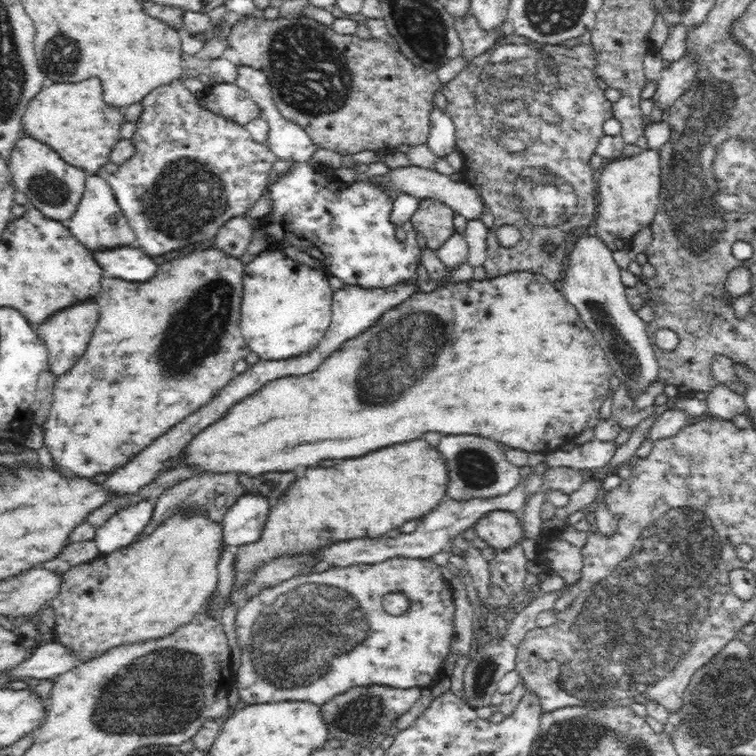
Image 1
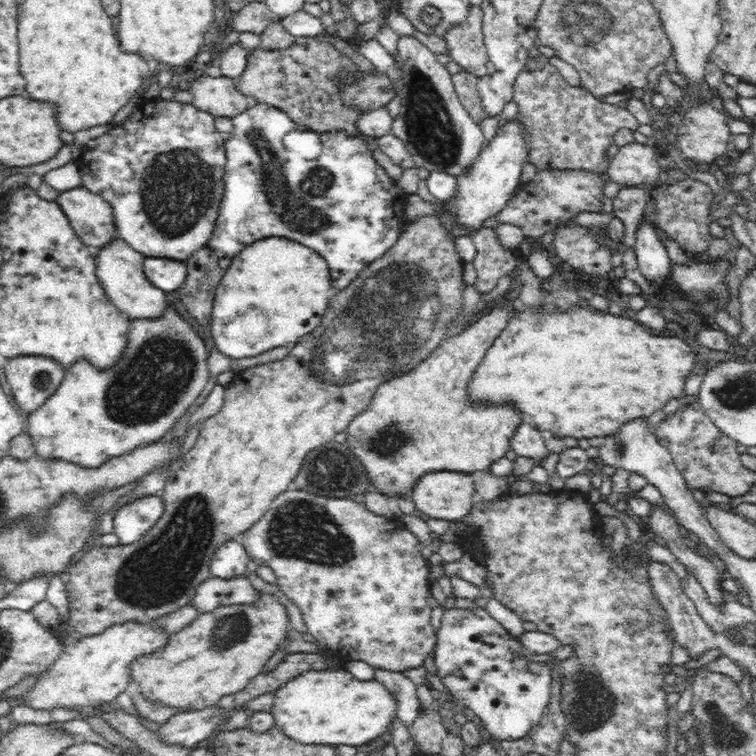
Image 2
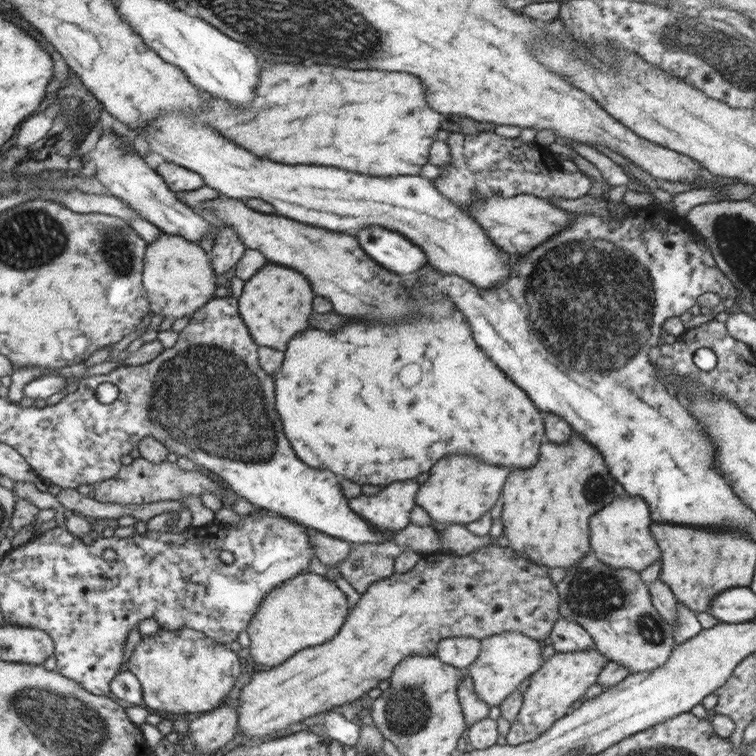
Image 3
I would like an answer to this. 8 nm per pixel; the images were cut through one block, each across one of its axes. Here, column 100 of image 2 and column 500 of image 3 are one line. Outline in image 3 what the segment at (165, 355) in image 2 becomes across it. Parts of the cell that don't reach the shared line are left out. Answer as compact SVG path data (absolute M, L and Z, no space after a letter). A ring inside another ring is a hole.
M416 281L410 286L412 298L416 302L416 318L384 324L384 322L360 322L346 318L346 322L337 331L327 330L325 327L308 328L299 333L296 340L292 339L287 344L288 350L284 351L286 358L276 373L276 408L280 408L280 416L284 416L284 428L288 428L288 440L296 444L297 456L300 460L315 469L326 469L335 472L339 478L346 478L356 484L373 484L386 487L395 482L414 479L422 472L429 472L432 467L443 458L444 454L463 454L480 457L488 464L507 466L512 469L525 469L534 467L539 462L540 444L544 440L544 425L542 412L536 408L535 401L527 395L527 391L520 388L507 374L479 347L463 313L450 299L430 302L422 289L416 286ZM336 362L354 364L352 368L334 368Z

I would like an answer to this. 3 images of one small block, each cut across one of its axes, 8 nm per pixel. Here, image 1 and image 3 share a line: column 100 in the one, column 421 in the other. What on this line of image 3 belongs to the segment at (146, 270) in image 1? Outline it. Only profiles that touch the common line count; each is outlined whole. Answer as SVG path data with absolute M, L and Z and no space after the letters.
M378 225L362 229L356 238L367 251L368 256L384 268L396 274L412 274L428 263L427 255L419 246L398 232Z

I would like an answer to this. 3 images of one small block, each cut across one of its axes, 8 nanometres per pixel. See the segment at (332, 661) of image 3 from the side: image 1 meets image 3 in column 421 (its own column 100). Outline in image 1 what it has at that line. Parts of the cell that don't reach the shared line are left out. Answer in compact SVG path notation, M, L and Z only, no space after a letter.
M174 512L170 517L166 518L152 534L140 538L138 542L132 545L115 550L100 558L93 559L89 563L82 563L73 566L65 572L63 576L63 584L60 592L55 595L55 598L49 603L54 608L56 613L56 624L52 628L53 639L55 643L64 645L74 655L74 658L79 663L102 656L107 651L121 646L128 646L135 643L149 643L154 640L165 639L176 633L180 627L189 624L197 615L204 611L206 602L217 593L218 570L217 564L220 558L220 549L223 543L223 530L221 523L214 522L207 517L207 514L185 514L182 512Z

